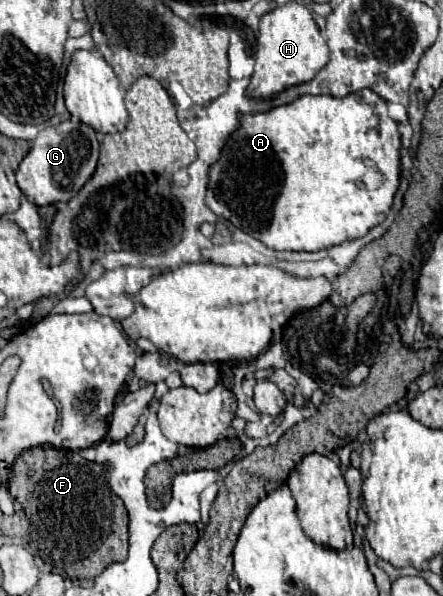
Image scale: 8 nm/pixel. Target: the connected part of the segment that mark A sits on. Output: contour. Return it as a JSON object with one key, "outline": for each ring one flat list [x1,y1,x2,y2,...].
{"outline":[[363,89,345,97,331,95,303,95,291,103,273,107,265,113,239,113,239,129,231,133,225,147,221,149,221,157,209,167,209,183,207,183,207,207,227,221,231,221,237,229,247,235,263,241,267,247,275,251,319,251,333,245,339,245,347,239,363,237,371,227,385,221,387,211,391,209,393,195,399,187,399,145,401,135,397,131,397,123,387,115,387,103,373,91]]}

